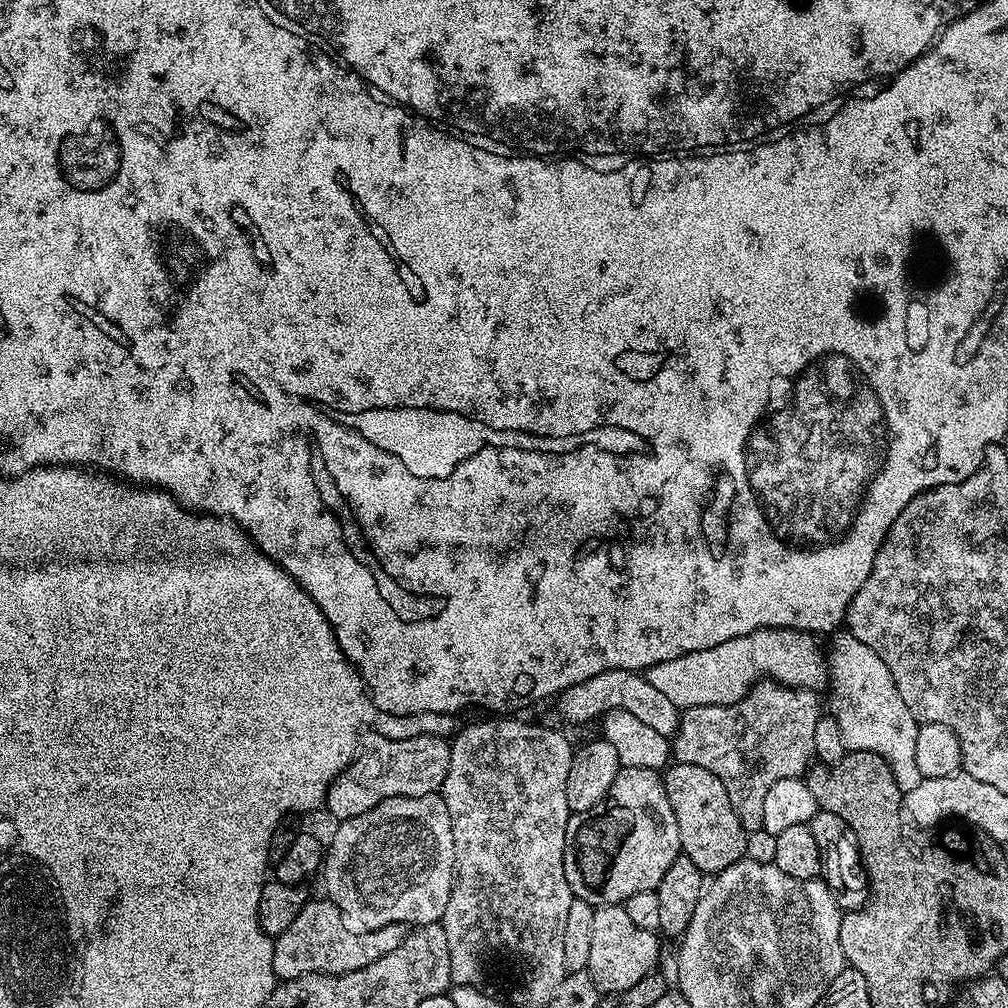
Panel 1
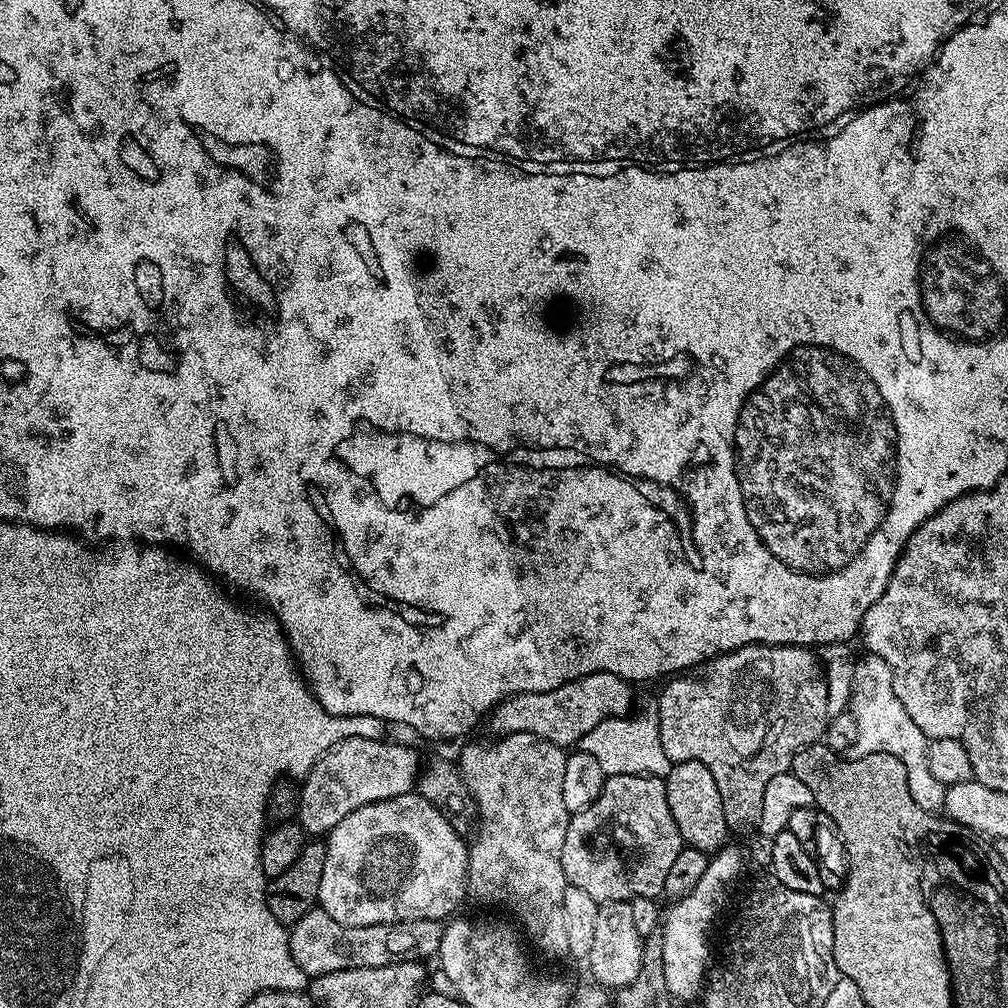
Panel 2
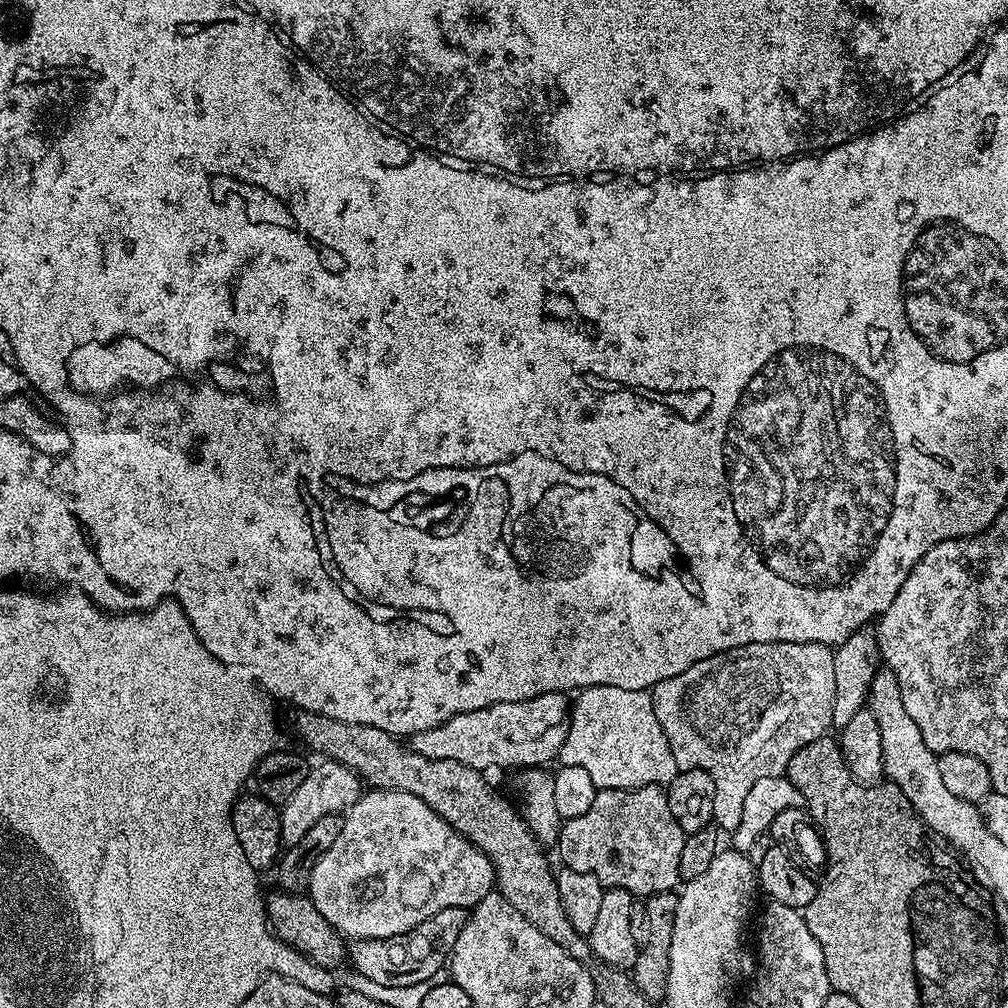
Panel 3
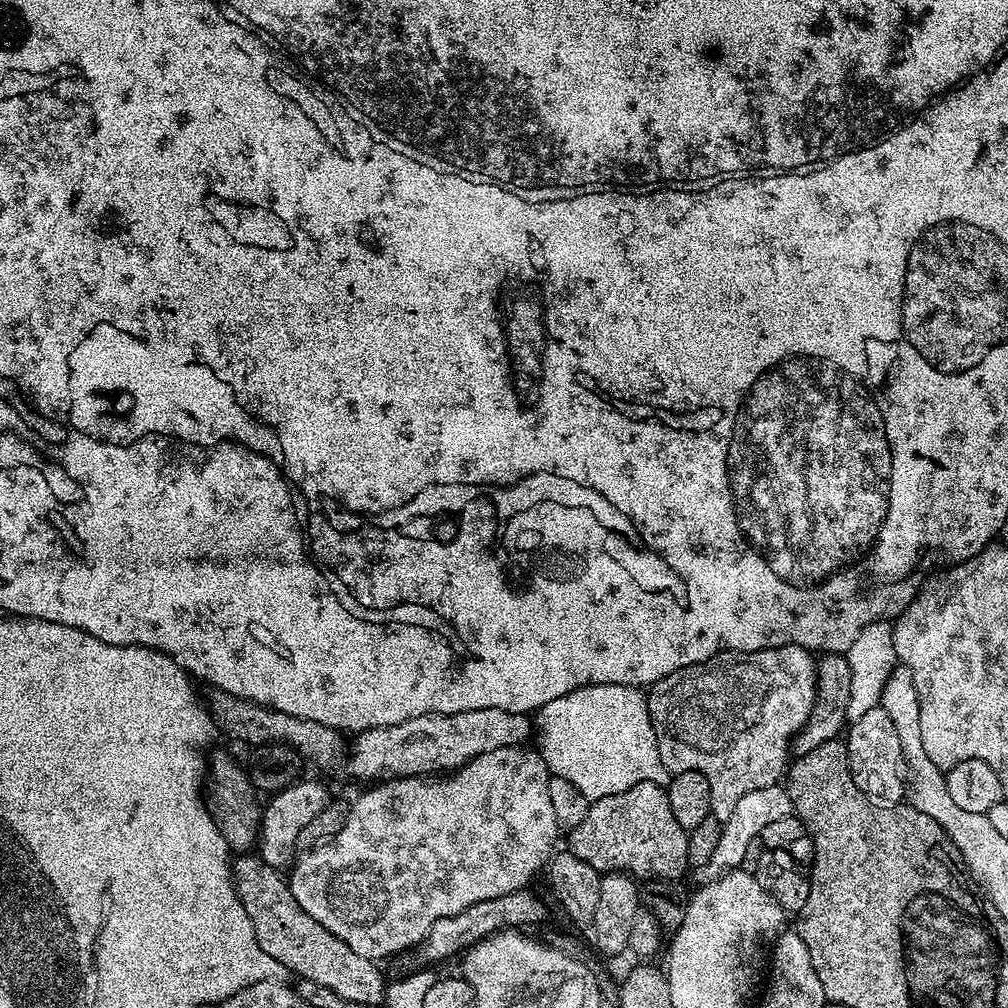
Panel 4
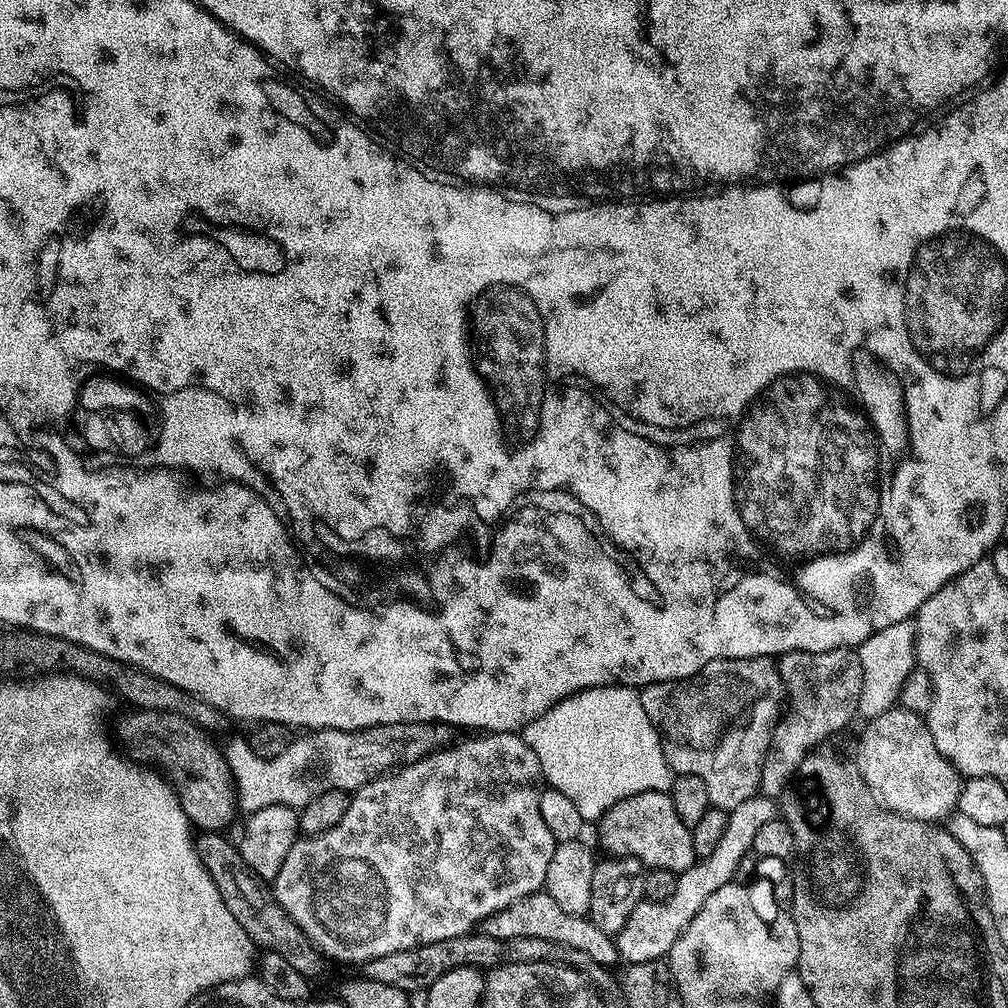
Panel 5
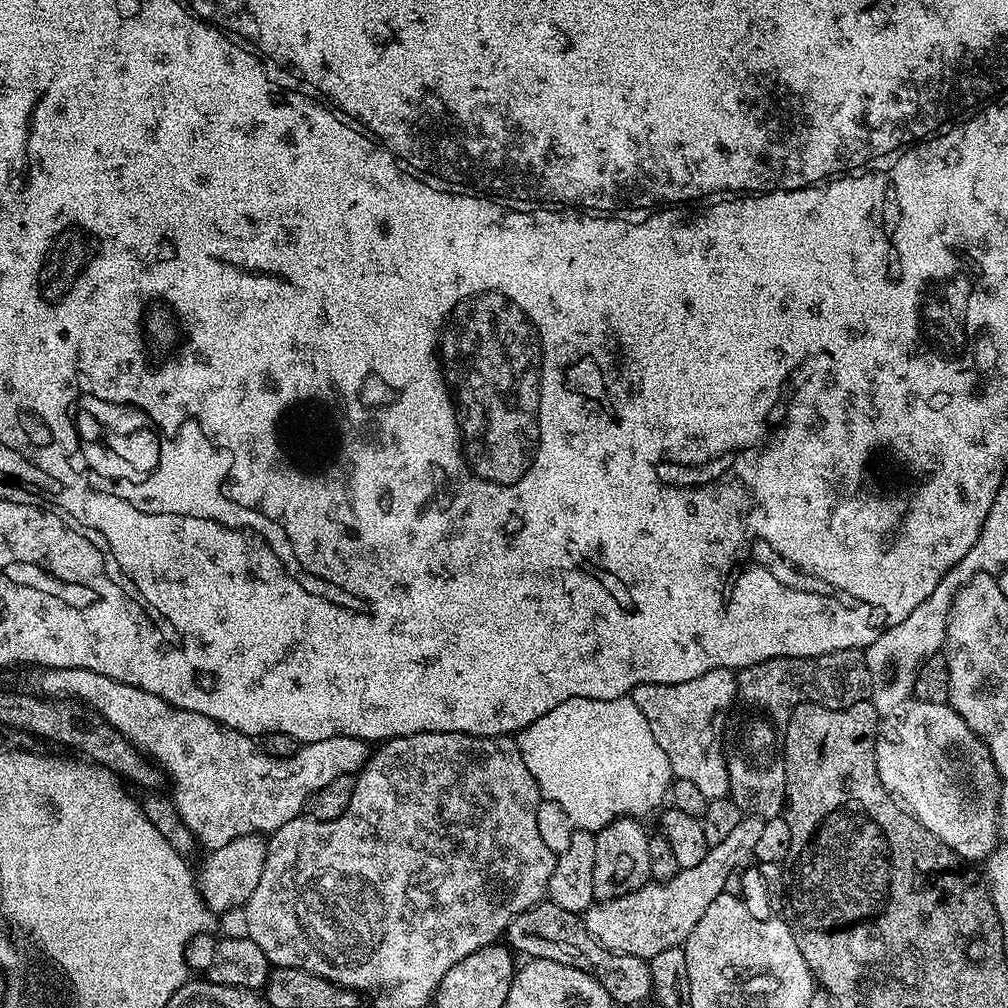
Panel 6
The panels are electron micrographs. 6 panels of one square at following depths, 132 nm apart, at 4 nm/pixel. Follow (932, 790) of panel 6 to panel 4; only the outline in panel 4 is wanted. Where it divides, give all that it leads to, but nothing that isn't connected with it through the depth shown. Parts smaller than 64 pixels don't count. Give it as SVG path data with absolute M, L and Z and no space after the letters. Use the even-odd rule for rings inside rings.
M881 707L869 710L867 714L862 714L862 718L847 725L847 736L848 769L854 786L876 802L903 801L906 796L904 755L902 742L898 742L898 734L894 731L894 722L890 722L890 714Z

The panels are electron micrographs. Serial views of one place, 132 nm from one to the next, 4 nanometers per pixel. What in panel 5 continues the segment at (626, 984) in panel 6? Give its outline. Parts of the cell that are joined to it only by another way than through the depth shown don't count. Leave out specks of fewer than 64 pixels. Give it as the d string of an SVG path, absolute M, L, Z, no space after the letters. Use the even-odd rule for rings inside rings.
M543 890L526 898L518 898L518 902L498 910L493 916L487 916L482 928L494 938L544 938L546 942L571 946L574 950L582 950L582 954L605 966L621 963L620 951L609 933L598 930L598 926L594 926L588 916L566 914L566 910L562 910L562 906L558 906L558 902L554 902L554 898L550 898L550 894Z

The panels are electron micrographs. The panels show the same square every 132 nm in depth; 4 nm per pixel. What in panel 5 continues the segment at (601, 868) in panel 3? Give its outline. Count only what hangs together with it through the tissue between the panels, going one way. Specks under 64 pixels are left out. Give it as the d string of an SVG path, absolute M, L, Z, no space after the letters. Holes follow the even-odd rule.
M668 792L625 795L623 802L598 821L598 828L605 853L633 856L645 869L661 868L684 874L692 863L692 867L697 863L692 830L685 826L682 818L678 818L678 810L674 810L674 802Z

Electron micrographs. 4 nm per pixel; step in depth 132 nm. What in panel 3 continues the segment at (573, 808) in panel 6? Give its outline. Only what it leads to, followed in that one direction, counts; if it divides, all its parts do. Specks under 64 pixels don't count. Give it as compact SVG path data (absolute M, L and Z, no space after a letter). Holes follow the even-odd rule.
M594 686L593 688L583 689L577 696L580 697L574 700L570 708L568 740L562 742L562 746L560 747L559 763L563 766L582 766L582 770L586 770L586 774L590 774L590 779L594 781L597 789L641 788L642 786L650 786L651 784L664 786L664 772L660 772L660 764L672 764L674 754L670 754L670 742L666 742L666 734L662 730L662 722L658 722L658 714L654 714L654 702L652 701L651 691L622 690L618 686Z

